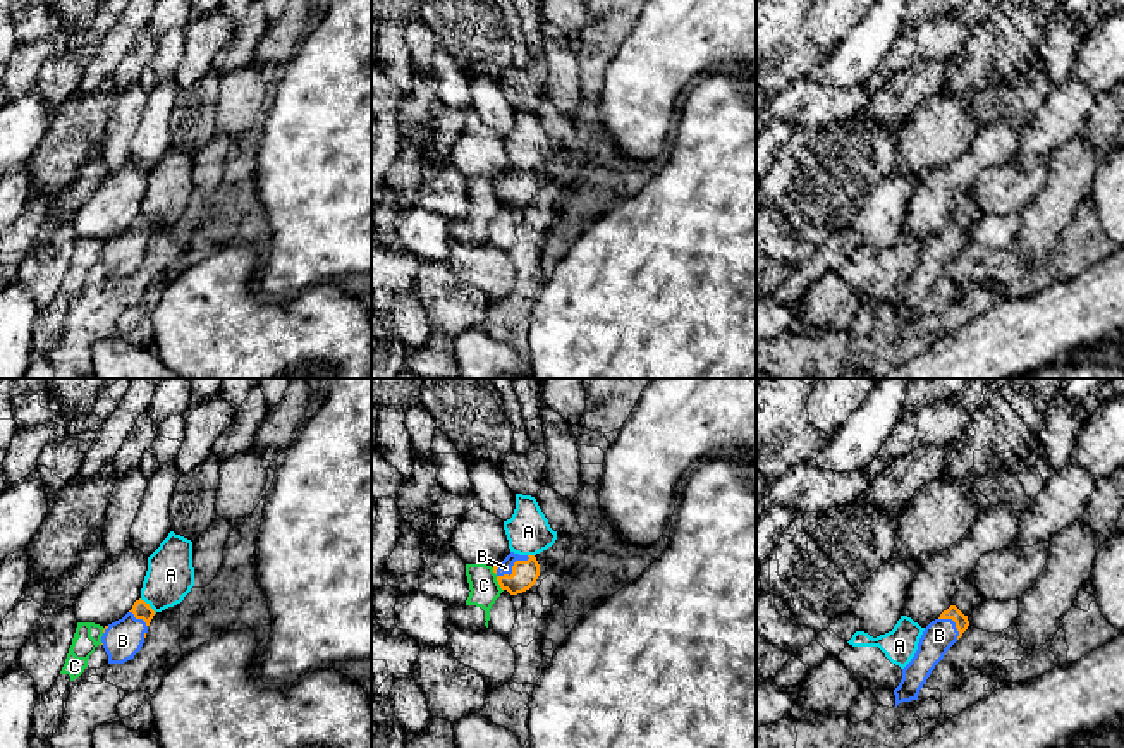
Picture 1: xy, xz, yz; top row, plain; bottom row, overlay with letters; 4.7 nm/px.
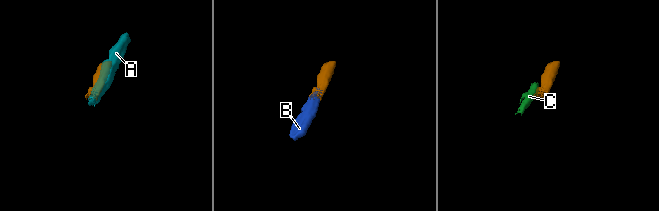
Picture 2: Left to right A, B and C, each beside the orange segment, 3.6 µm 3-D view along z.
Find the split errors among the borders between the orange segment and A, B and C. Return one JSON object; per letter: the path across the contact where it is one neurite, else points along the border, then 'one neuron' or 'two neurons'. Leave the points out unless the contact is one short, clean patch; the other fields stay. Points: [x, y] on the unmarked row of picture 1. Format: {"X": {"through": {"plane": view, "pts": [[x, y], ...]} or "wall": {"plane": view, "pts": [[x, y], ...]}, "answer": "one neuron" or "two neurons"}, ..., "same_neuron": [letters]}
{"A": {"answer": "two neurons"}, "B": {"through": {"plane": "xz", "pts": [[525, 188], [513, 183], [506, 183]]}, "answer": "one neuron"}, "C": {"wall": {"plane": "xz", "pts": [[492, 183], [502, 205]]}, "answer": "two neurons"}, "same_neuron": ["B"]}

